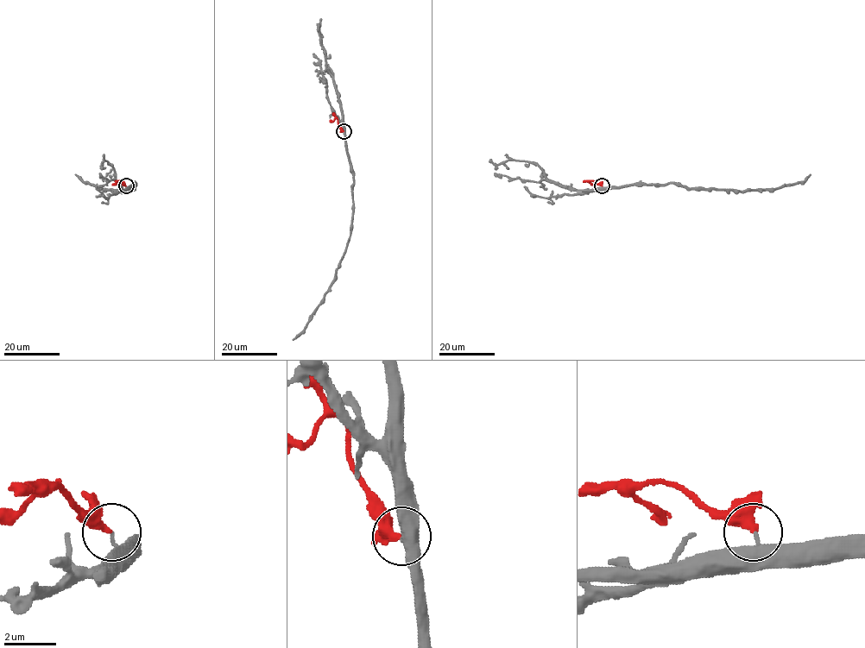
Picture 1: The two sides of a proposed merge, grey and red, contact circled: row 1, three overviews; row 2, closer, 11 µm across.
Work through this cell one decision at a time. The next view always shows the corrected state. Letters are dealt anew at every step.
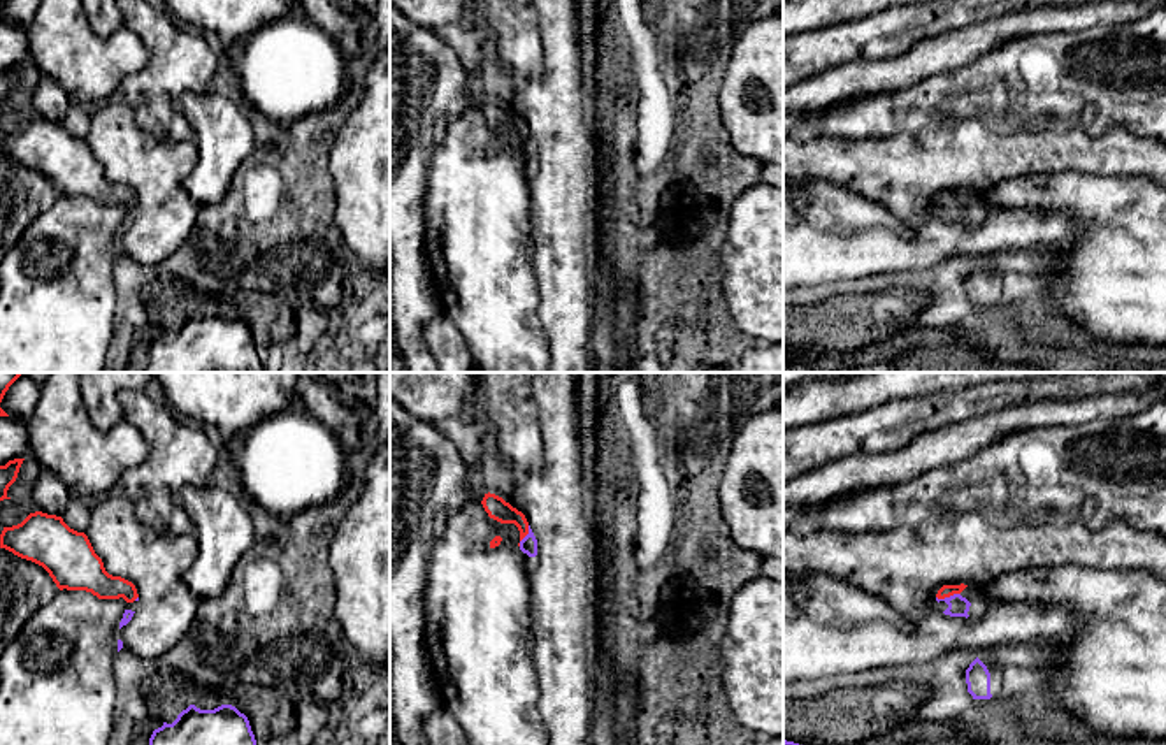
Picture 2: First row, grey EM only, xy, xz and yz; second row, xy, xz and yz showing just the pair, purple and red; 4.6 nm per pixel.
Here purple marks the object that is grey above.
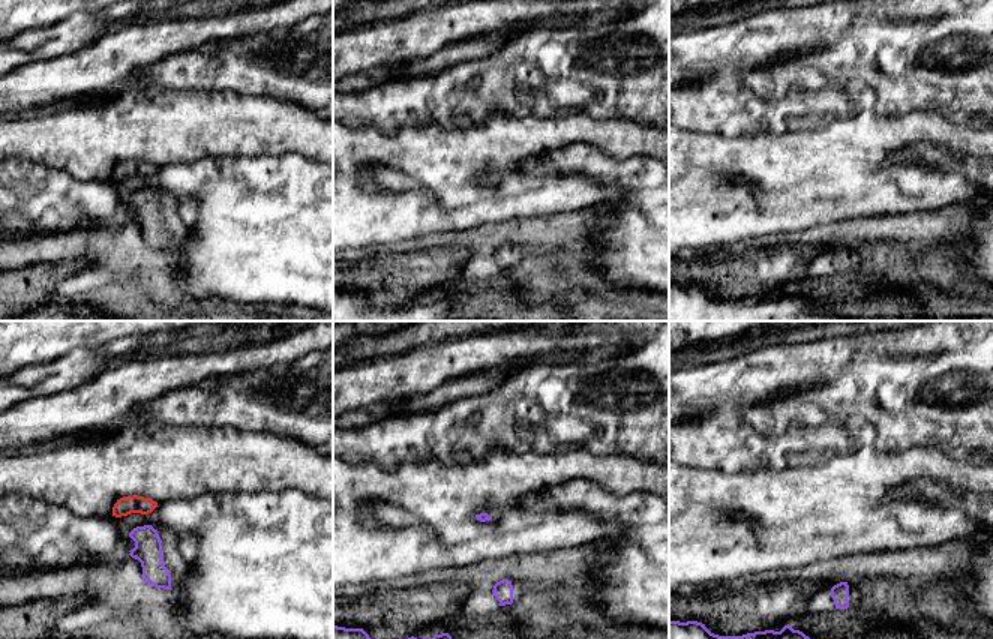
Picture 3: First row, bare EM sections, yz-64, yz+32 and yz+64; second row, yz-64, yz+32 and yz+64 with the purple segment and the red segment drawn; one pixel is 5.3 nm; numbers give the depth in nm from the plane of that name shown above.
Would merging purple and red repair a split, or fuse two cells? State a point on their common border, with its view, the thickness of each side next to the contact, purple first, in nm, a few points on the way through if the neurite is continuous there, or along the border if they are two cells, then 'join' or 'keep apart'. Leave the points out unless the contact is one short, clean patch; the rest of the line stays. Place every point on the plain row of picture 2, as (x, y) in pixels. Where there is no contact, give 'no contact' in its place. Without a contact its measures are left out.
meets purple in yz at (947, 204); 100 nm thick on the purple side, 60 nm on the other; runs through yz (957, 213), (947, 204), (945, 197); join

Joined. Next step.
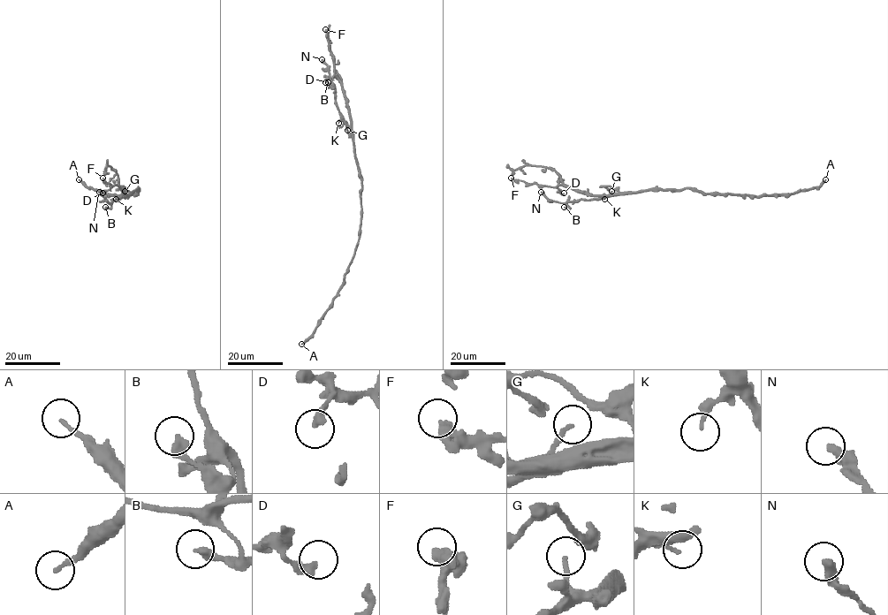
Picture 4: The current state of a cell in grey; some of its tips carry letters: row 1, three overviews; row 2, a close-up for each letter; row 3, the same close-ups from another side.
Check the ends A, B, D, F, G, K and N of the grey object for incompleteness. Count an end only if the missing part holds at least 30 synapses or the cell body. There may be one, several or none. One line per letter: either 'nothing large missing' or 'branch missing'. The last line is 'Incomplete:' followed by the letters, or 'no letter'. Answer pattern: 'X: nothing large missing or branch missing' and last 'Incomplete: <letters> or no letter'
A: nothing large missing
B: nothing large missing
D: nothing large missing
F: nothing large missing
G: nothing large missing
K: nothing large missing
N: nothing large missing
Incomplete: no letter

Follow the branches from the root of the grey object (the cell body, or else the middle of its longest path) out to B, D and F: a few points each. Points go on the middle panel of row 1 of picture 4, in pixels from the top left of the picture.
B: (361, 186), (353, 132), (336, 105), (335, 87), (328, 82)
D: (361, 186), (347, 100), (336, 76), (325, 82)
F: (361, 186), (349, 108), (335, 74), (333, 56), (325, 29)

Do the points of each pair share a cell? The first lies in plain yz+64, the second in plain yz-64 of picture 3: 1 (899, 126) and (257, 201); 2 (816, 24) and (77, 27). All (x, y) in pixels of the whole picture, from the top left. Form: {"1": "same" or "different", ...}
{"1": "different", "2": "same"}

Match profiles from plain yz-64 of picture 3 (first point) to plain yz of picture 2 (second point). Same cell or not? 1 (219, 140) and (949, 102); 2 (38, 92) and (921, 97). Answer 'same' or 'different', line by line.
1: different
2: different

